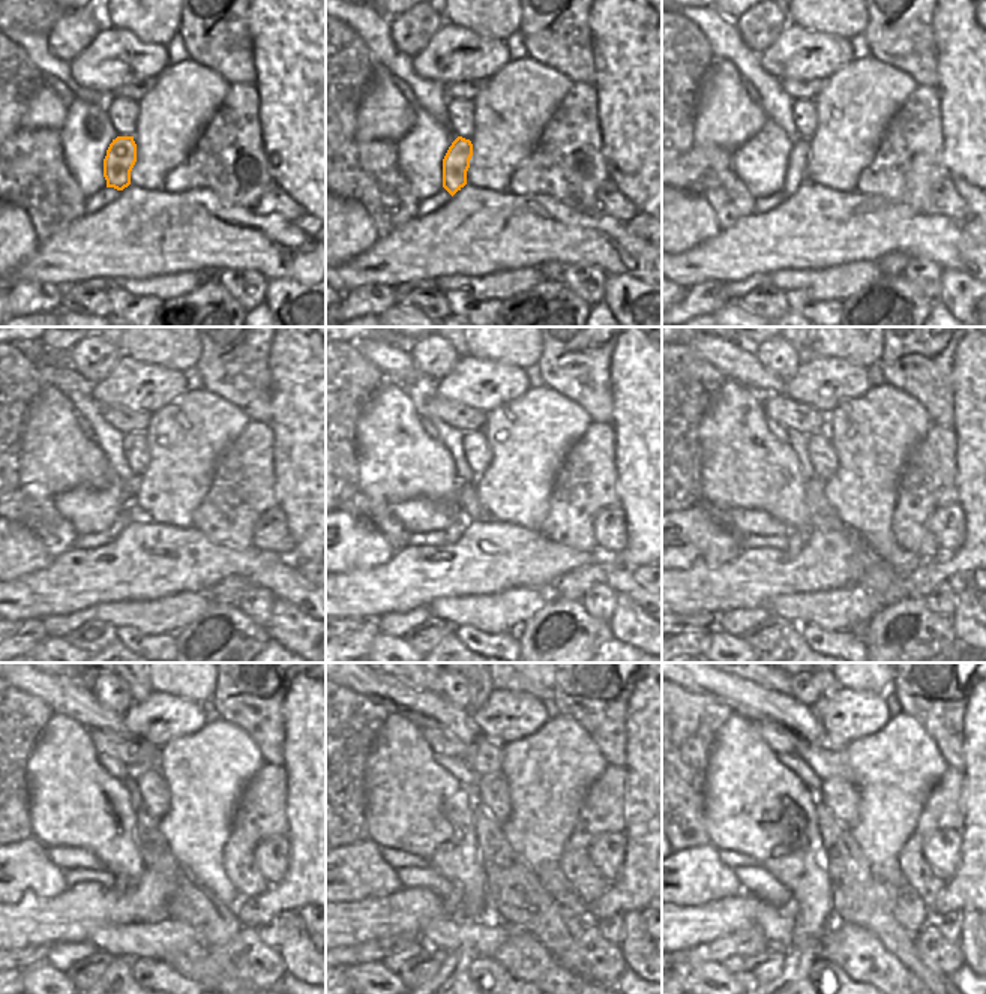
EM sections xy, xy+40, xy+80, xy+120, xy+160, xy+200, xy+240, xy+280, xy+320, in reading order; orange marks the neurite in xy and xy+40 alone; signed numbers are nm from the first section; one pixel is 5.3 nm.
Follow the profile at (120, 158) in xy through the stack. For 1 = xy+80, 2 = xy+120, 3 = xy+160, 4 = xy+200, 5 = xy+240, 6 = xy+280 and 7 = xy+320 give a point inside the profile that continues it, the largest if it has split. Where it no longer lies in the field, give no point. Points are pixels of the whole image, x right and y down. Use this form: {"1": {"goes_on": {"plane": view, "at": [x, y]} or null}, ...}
{"1": {"goes_on": {"plane": "xy+80", "at": [796, 176]}}, "2": {"goes_on": {"plane": "xy+120", "at": [123, 519]}}, "3": {"goes_on": {"plane": "xy+160", "at": [456, 529]}}, "4": {"goes_on": {"plane": "xy+200", "at": [796, 538]}}, "5": {"goes_on": {"plane": "xy+240", "at": [122, 883]}}, "6": {"goes_on": {"plane": "xy+280", "at": [452, 901]}}, "7": {"goes_on": {"plane": "xy+320", "at": [793, 910]}}}

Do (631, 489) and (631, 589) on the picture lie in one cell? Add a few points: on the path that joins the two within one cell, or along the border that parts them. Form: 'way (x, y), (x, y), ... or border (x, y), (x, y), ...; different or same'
border (631, 567), (616, 565), (604, 582); different

